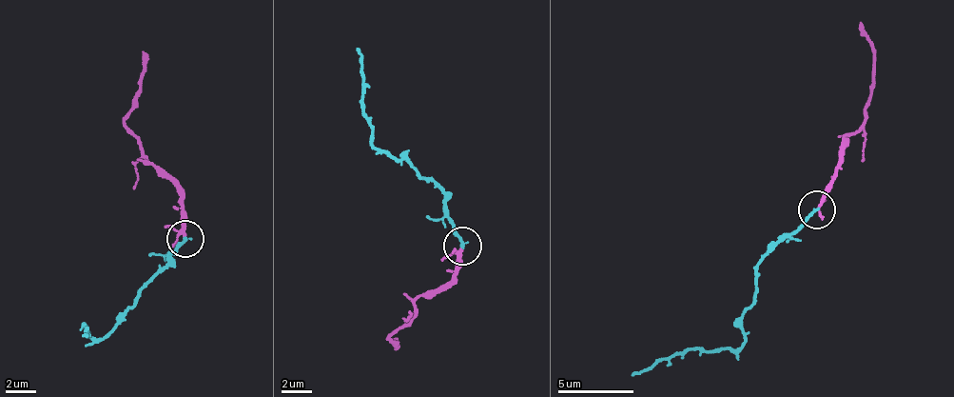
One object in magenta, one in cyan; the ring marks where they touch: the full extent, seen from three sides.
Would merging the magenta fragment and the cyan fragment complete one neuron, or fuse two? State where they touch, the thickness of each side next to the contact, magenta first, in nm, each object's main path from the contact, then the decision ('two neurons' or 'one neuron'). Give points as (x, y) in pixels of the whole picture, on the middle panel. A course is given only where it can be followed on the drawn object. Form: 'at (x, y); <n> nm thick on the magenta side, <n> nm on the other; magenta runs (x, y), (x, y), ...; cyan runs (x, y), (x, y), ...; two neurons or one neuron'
at (462, 246); 150 nm thick on the magenta side, 220 nm on the other; magenta runs (462, 248), (448, 283), (414, 302), (408, 323), (390, 337), (396, 349), (395, 341); cyan runs (463, 247), (436, 182), (405, 159), (382, 150), (363, 103), (365, 75), (357, 49); one neuron

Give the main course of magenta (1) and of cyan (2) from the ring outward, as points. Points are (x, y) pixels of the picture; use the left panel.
1: (185, 236), (178, 186), (146, 163), (143, 140), (126, 124), (146, 51)
2: (185, 240), (119, 325), (94, 337), (85, 322), (89, 327), (83, 335)

